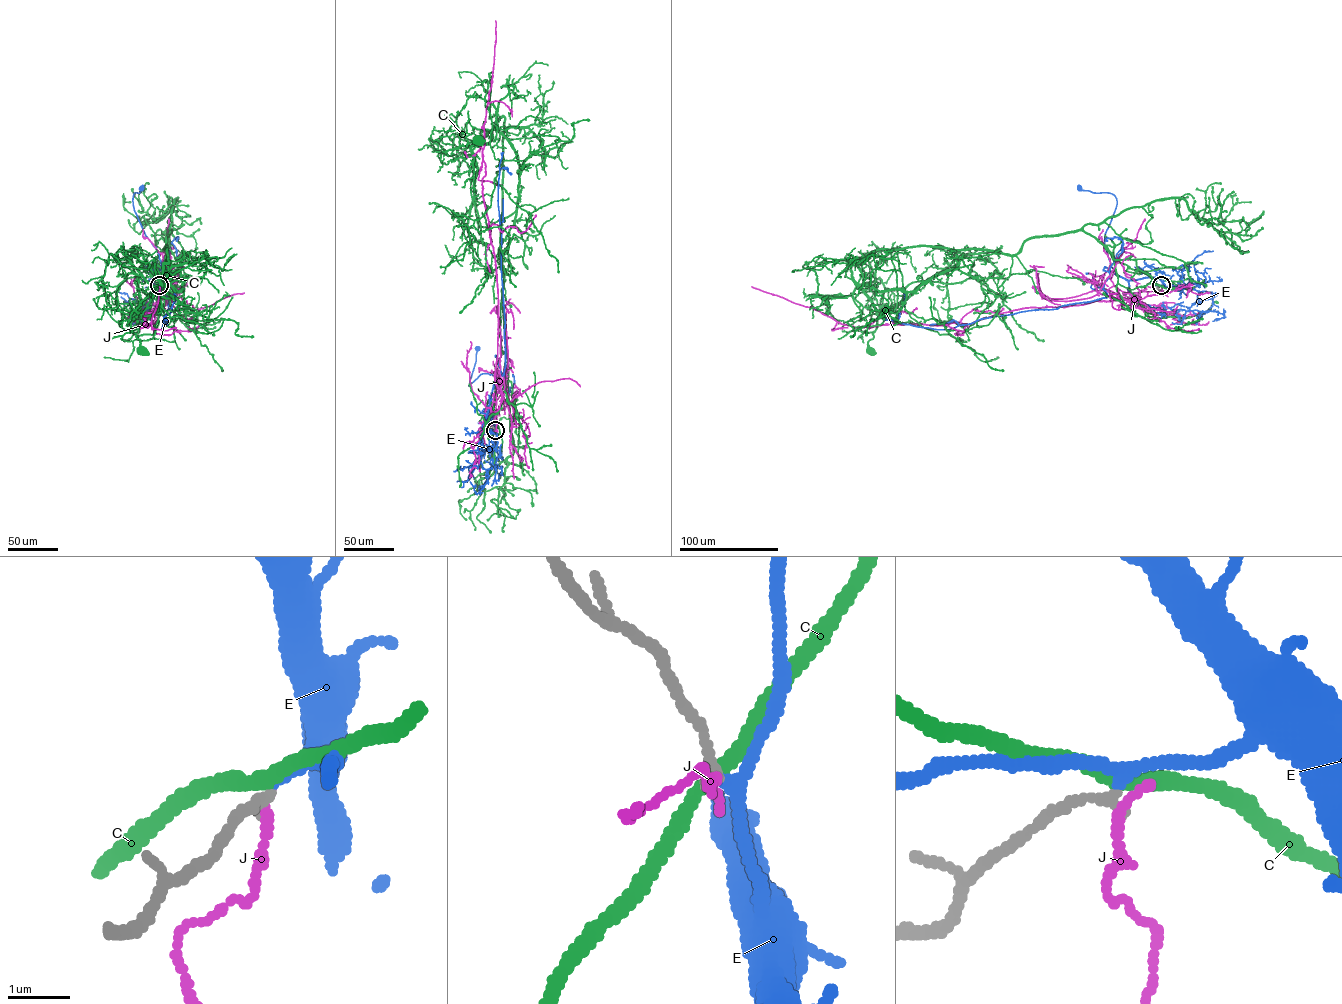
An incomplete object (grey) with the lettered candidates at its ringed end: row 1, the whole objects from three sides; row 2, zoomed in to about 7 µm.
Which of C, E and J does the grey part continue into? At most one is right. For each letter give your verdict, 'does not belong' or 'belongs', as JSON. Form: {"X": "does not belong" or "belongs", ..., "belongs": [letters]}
{"C": "does not belong", "E": "belongs", "J": "does not belong", "belongs": ["E"]}

